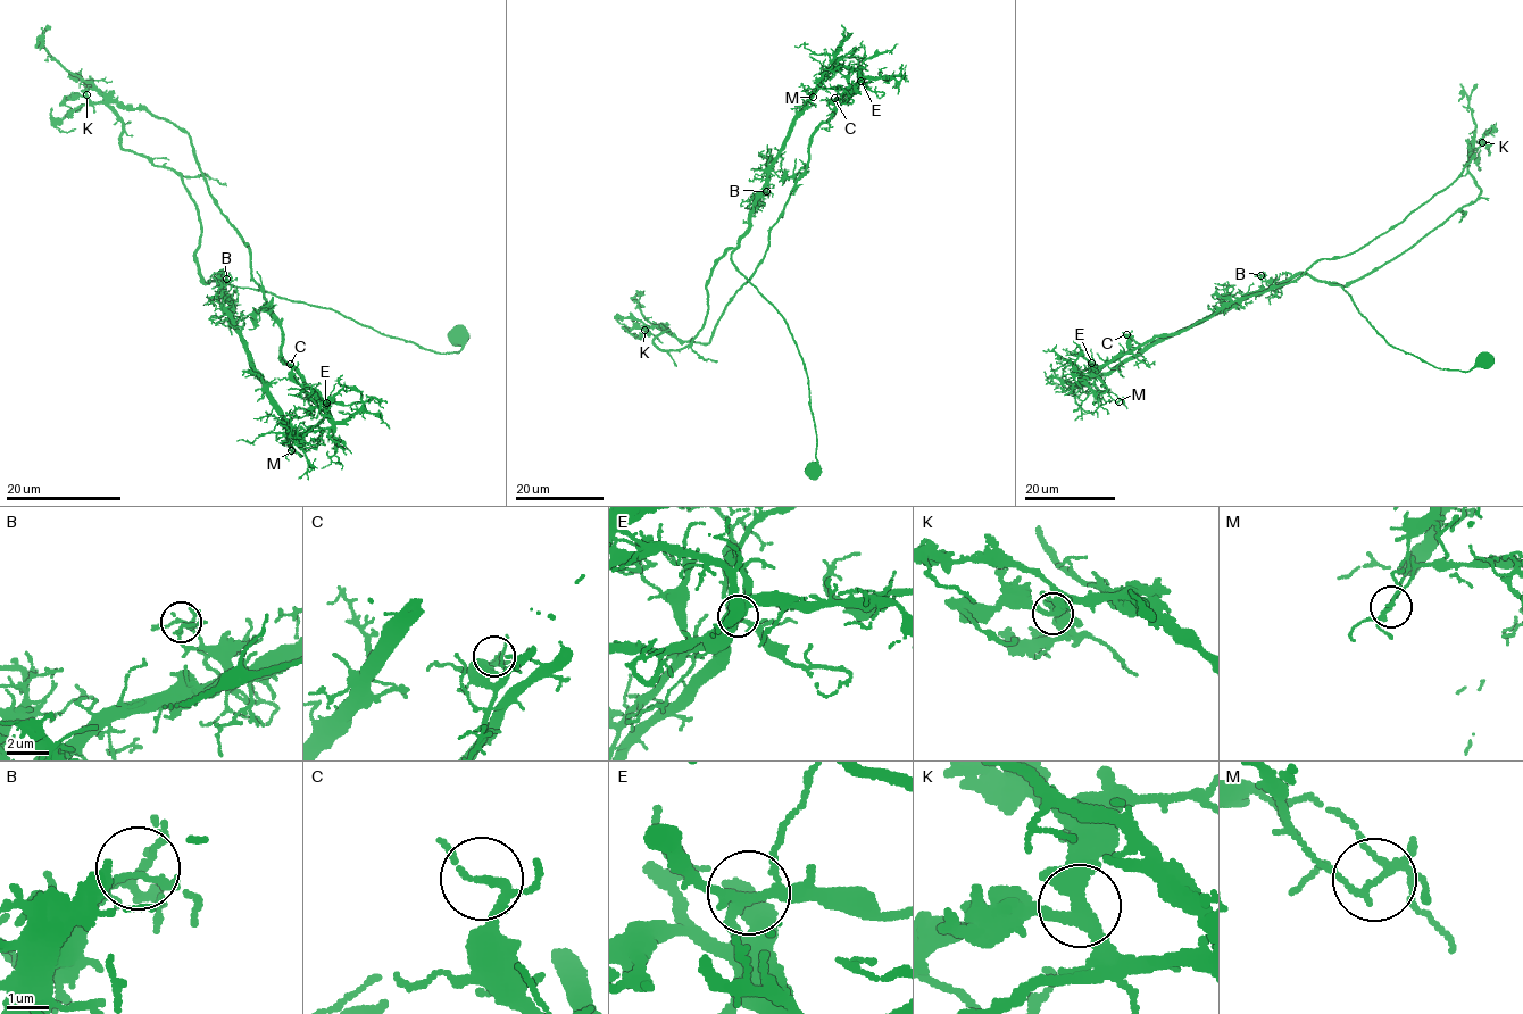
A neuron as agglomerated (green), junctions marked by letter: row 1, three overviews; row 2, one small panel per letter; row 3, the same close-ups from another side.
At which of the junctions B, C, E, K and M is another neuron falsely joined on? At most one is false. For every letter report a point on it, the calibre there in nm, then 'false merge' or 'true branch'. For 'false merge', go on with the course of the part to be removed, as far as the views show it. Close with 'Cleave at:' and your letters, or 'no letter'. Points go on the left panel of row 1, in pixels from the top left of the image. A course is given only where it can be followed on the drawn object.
B: (226, 279) | 140 nm | true branch
C: (290, 364) | 150 nm | true branch
E: (326, 402) | 240 nm | true branch
K: (86, 94) | 280 nm | true branch
M: (291, 450) | 140 nm | false merge | (292, 450), (324, 413), (282, 360), (250, 246), (188, 134), (109, 101), (39, 41), (41, 27)
Cleave at: M

